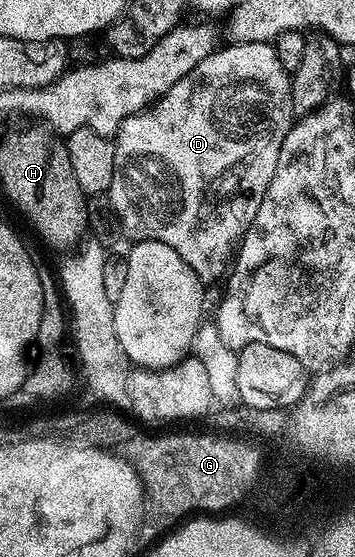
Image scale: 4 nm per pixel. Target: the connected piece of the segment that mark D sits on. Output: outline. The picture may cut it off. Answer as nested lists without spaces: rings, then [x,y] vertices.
[[[246,42],[245,44],[229,44],[217,47],[186,78],[174,82],[170,90],[160,97],[155,104],[151,105],[143,112],[126,118],[120,124],[114,137],[116,141],[116,153],[114,154],[114,182],[107,192],[107,196],[112,199],[114,210],[120,219],[120,226],[125,237],[129,236],[129,241],[157,240],[166,242],[170,250],[178,250],[182,262],[198,274],[201,284],[211,286],[224,271],[229,271],[230,261],[237,251],[238,245],[244,238],[244,232],[252,225],[254,214],[258,214],[258,206],[262,206],[262,198],[266,198],[266,190],[274,178],[274,170],[278,166],[278,154],[282,150],[282,142],[286,134],[291,130],[294,123],[294,113],[292,110],[292,77],[278,62],[278,54],[271,43]]]

